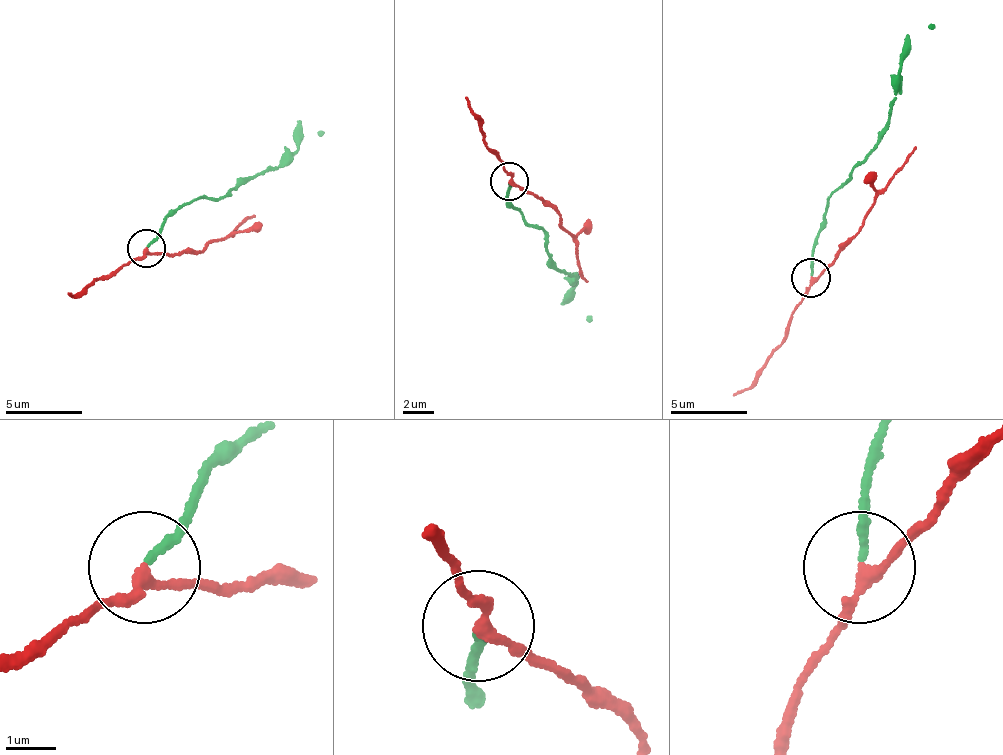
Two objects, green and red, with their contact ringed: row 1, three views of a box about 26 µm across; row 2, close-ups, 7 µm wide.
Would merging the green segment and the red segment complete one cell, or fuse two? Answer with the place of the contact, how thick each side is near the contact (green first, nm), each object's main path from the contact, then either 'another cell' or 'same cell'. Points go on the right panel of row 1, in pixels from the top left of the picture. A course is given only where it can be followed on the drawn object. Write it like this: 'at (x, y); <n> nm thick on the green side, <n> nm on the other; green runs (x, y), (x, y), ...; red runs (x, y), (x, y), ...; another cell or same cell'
at (811, 278); 150 nm thick on the green side, 200 nm on the other; green runs (810, 274), (815, 240), (830, 198), (851, 176), (888, 124), (904, 44), (936, 23); red runs (810, 278), (851, 240), (881, 187), (916, 147); another cell

